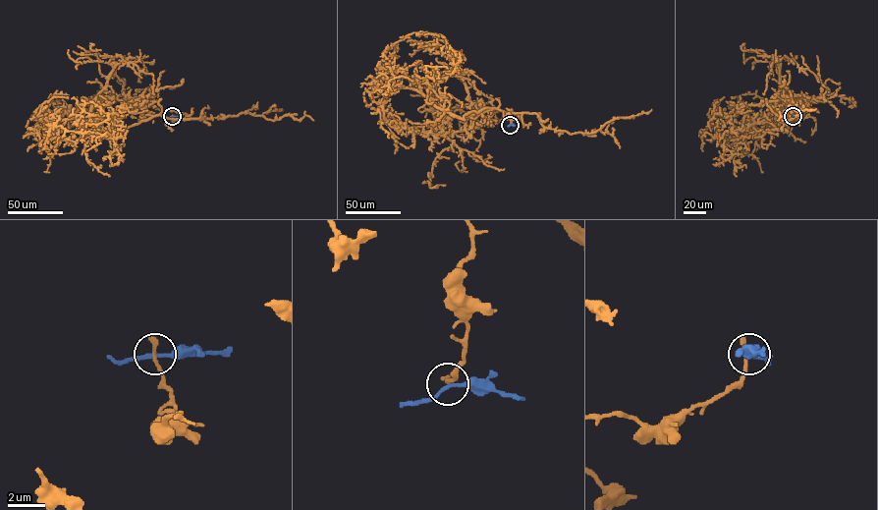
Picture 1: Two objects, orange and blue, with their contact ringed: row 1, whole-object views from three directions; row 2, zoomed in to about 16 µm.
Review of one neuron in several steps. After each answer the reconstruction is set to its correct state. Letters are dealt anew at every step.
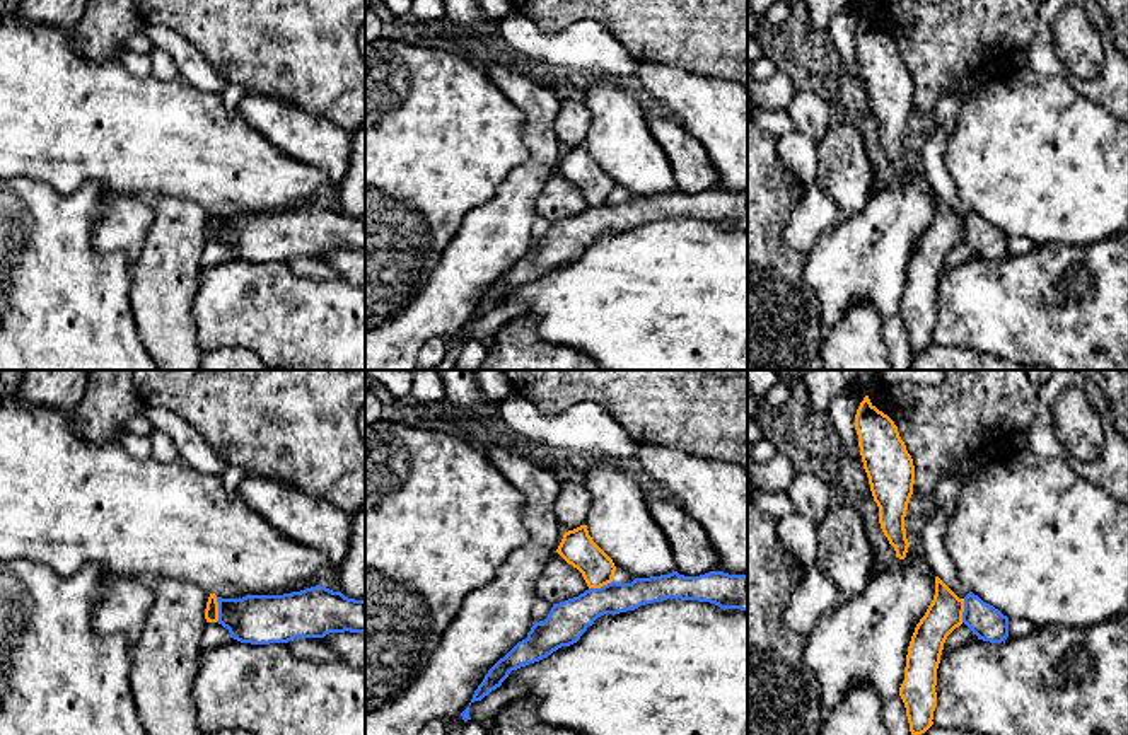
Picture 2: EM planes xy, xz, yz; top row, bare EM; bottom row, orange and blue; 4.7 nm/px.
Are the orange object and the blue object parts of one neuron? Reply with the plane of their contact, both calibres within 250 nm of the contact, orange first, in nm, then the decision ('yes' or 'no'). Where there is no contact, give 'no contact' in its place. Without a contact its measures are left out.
xy | 60/240 nm | no

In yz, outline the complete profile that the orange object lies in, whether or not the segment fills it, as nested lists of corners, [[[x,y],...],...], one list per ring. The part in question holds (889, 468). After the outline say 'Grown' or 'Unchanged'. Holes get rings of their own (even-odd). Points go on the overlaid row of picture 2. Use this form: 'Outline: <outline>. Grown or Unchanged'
Outline: [[[869,396],[857,409],[855,430],[870,491],[879,506],[881,529],[896,558],[904,559],[910,547],[904,517],[915,484],[913,459],[894,421],[879,411]]]. Unchanged

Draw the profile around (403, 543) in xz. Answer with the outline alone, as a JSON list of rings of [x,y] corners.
[[[382,418],[365,423],[365,713],[392,701],[422,675],[466,595],[490,583],[505,559],[527,542],[524,501],[524,495],[498,472],[485,450],[459,437],[435,430],[418,430],[416,426],[391,423]]]

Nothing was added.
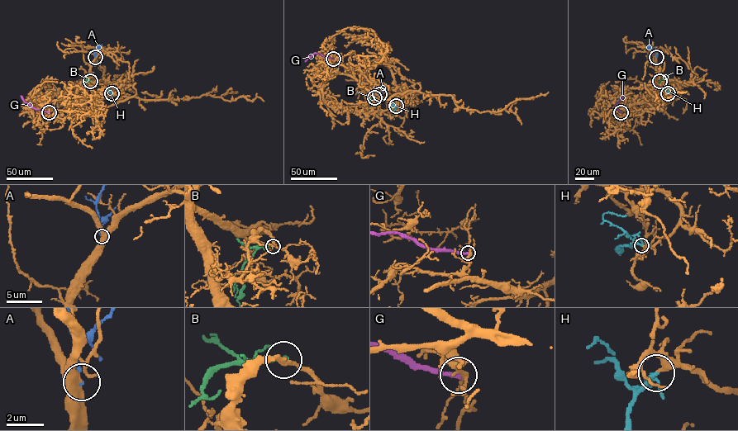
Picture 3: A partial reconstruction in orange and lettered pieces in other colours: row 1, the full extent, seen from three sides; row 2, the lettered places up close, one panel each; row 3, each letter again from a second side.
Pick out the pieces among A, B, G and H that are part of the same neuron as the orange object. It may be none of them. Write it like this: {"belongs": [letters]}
{"belongs": ["H"]}

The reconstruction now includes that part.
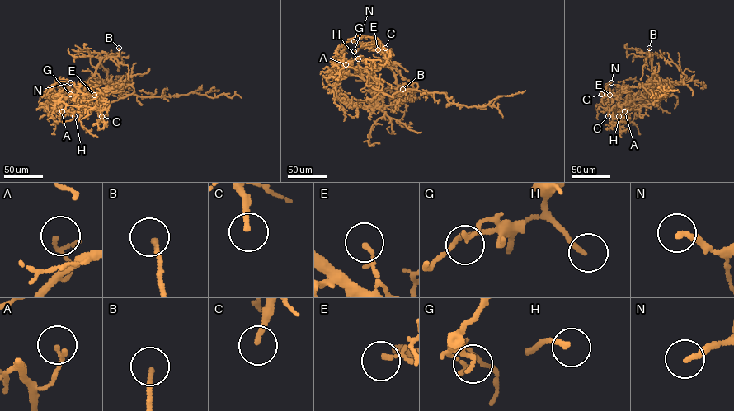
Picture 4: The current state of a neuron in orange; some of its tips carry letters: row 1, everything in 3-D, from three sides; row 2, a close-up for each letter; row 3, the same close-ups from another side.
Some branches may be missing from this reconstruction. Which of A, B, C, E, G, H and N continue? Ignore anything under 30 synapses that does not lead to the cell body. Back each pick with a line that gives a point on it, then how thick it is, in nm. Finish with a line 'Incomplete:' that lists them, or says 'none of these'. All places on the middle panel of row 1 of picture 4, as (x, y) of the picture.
C: place (385, 48); calibre 190 nm
H: place (358, 58); calibre 180 nm
N: place (354, 51); calibre 240 nm
Incomplete: C, H, N

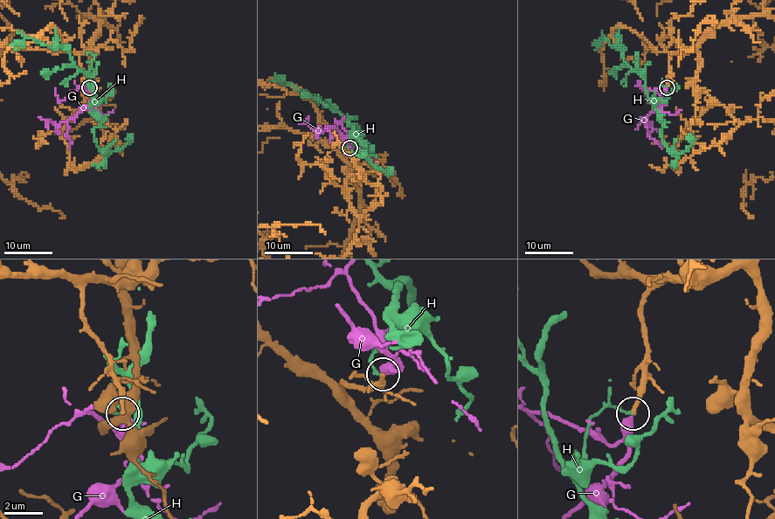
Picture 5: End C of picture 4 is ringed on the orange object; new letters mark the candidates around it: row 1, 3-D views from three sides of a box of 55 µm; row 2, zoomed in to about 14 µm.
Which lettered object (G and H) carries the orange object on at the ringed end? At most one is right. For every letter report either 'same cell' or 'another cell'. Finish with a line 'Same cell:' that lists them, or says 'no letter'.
G: same cell
H: another cell
Same cell: G

